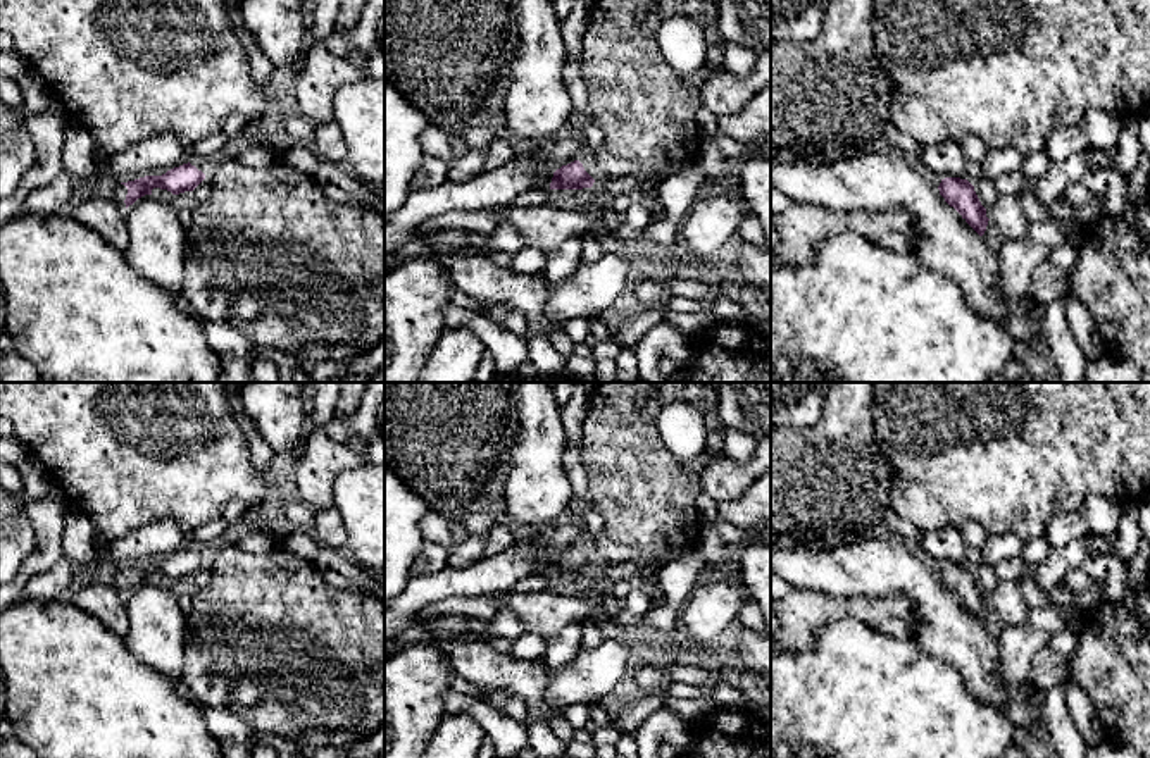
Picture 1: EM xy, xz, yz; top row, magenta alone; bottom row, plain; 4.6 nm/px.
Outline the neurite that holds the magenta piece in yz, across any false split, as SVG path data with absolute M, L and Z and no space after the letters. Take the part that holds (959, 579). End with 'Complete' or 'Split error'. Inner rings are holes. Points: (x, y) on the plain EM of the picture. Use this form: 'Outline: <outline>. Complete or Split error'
Outline: M945 563L938 575L945 587L953 593L979 622L983 622L990 605L986 603L986 594L981 591L974 572L967 565Z. Complete

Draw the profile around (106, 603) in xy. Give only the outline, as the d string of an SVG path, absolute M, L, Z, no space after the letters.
M95 581L79 587L69 600L78 608L100 620L114 634L121 637L126 636L129 629L128 608L124 594L121 594L114 586Z

